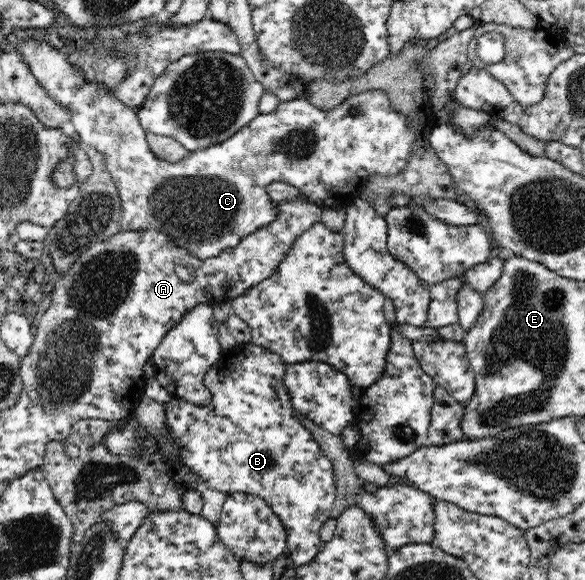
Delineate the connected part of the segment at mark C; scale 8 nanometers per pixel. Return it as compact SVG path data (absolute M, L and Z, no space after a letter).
M33 38L20 40L17 44L16 52L21 56L21 61L29 67L31 74L37 79L37 82L48 92L48 95L52 97L58 105L63 105L63 107L69 111L69 119L71 119L77 131L76 134L80 139L86 143L86 145L95 147L100 154L104 155L106 161L105 167L111 174L113 183L116 185L119 197L121 198L121 232L156 230L156 232L170 237L170 240L175 241L178 247L183 247L188 253L195 255L202 261L208 259L208 257L220 255L224 249L234 249L234 247L247 236L262 230L264 227L270 226L278 218L278 208L276 208L276 204L274 204L267 191L267 188L271 184L281 182L296 187L305 195L308 202L316 203L316 205L320 205L320 207L346 209L350 202L359 198L361 190L365 187L366 183L368 183L368 177L370 177L370 175L398 175L398 173L402 173L402 171L406 169L406 165L408 165L410 148L416 139L415 125L413 125L415 121L409 121L403 113L396 111L391 106L389 97L383 91L374 89L374 91L362 91L362 93L356 93L352 95L352 97L346 97L344 103L340 103L340 105L334 107L334 109L318 109L315 105L312 105L306 97L295 97L293 100L280 102L276 111L269 114L259 113L248 125L239 129L232 137L225 139L223 142L190 152L190 155L188 155L186 159L182 159L176 164L169 163L169 161L160 159L152 152L152 148L150 148L146 139L147 132L140 125L136 110L125 106L113 92L106 90L106 87L98 86L96 82L86 80L86 78L82 76L82 70L70 61L70 57L68 57L66 53L52 47L48 41L38 41Z

